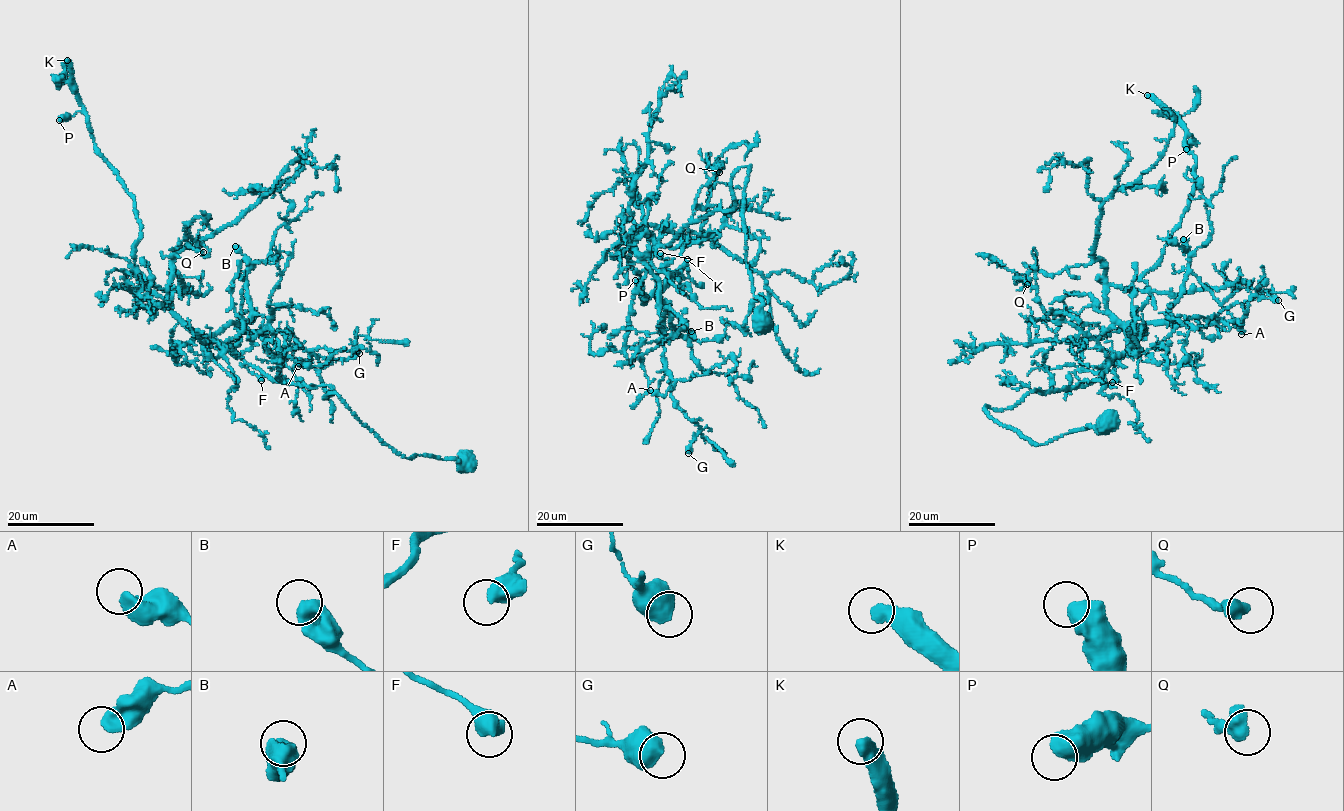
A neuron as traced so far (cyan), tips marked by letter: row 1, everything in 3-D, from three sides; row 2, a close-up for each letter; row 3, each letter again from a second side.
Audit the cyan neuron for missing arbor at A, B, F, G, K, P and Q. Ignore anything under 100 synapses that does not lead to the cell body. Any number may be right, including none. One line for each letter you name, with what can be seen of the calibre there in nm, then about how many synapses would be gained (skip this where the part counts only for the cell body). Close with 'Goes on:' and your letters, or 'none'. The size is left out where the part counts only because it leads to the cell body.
K: 440 nm thick; about 140 synapses
Goes on: K

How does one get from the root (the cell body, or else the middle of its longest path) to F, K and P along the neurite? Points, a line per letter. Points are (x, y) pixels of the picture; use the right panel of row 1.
F: (1107, 422), (1035, 445), (984, 408), (1012, 407), (1038, 389), (1082, 387), (1109, 369), (1116, 375), (1112, 382)
K: (1107, 422), (1035, 445), (984, 408), (1082, 387), (1132, 349), (1141, 276), (1196, 180), (1186, 131), (1147, 95)
P: (1107, 422), (1035, 445), (984, 408), (1082, 387), (1132, 349), (1141, 276), (1196, 180), (1193, 136), (1186, 149)

